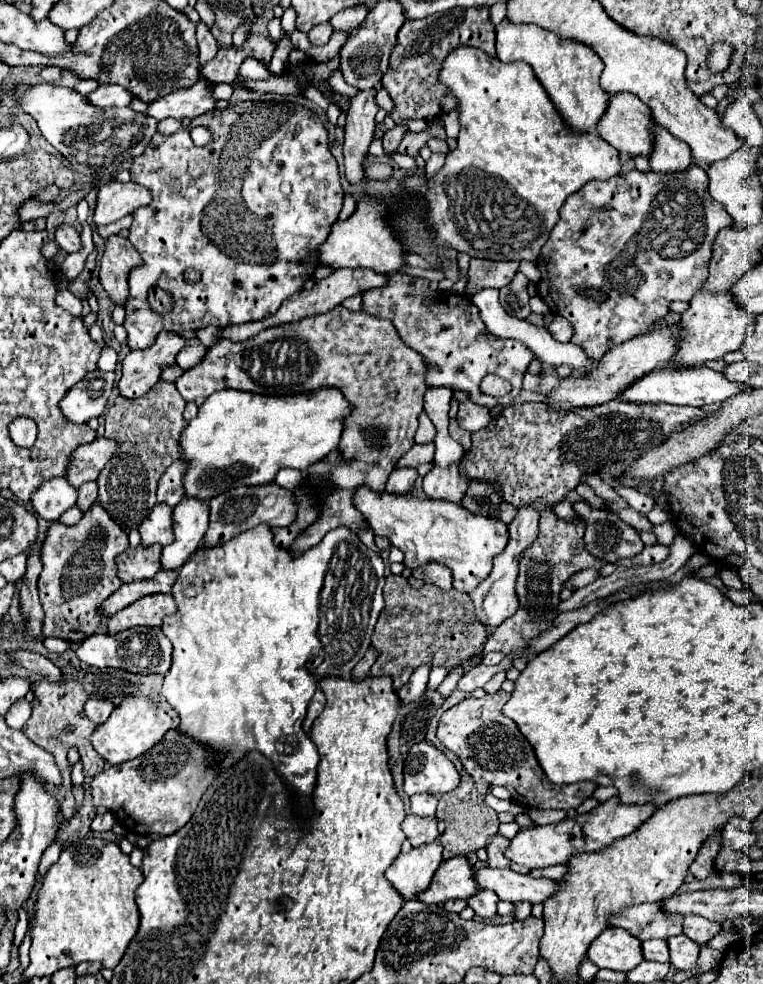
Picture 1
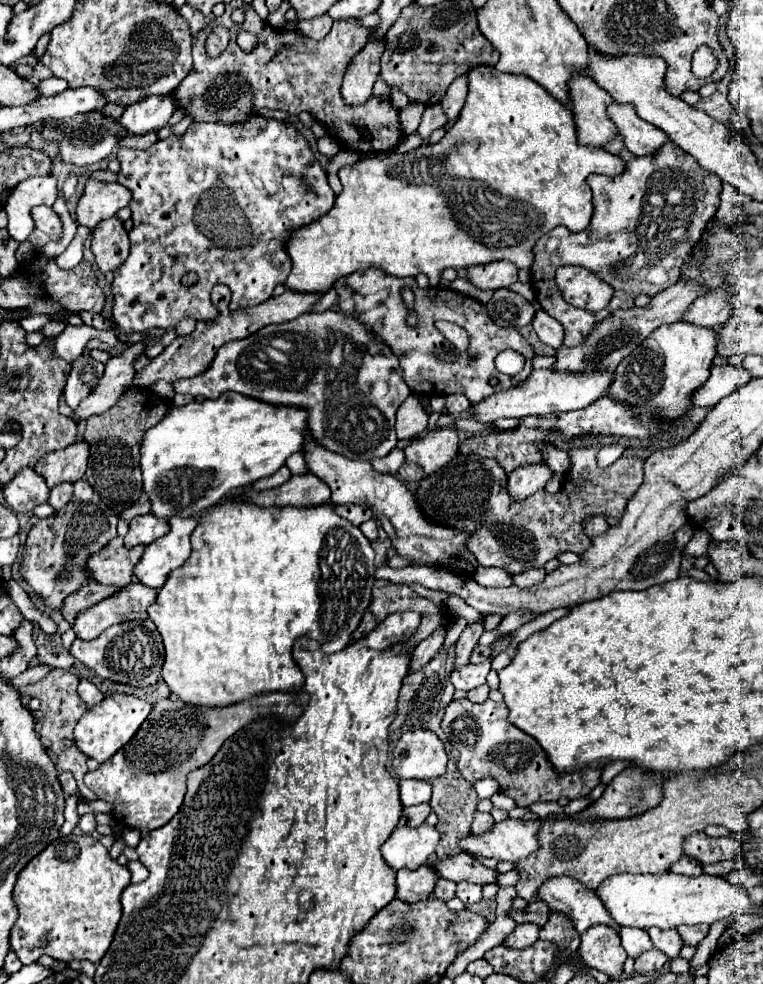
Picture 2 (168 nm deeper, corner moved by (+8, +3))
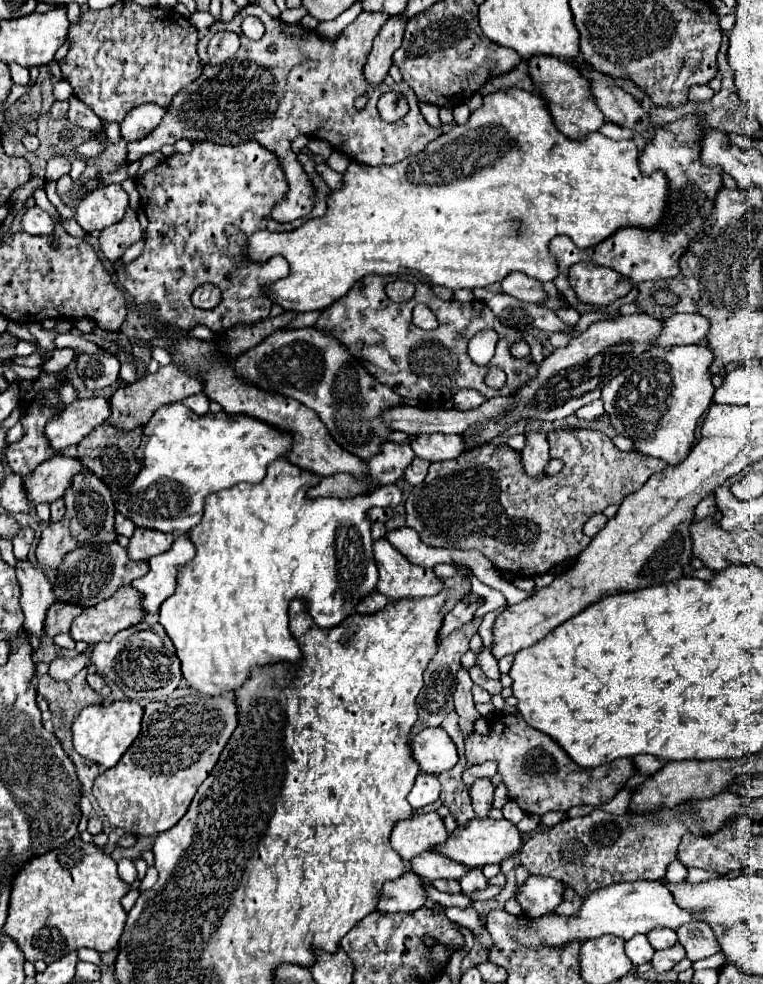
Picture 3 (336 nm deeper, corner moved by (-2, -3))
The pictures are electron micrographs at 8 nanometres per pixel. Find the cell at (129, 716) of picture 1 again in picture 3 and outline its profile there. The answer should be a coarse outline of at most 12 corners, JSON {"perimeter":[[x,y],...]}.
{"perimeter":[[86,706],[72,722],[76,752],[112,768],[140,734],[142,706]]}

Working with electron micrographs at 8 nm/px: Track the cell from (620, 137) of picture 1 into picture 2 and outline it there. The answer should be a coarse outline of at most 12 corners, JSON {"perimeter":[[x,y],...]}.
{"perimeter":[[590,76],[570,80],[578,142],[602,146],[616,136],[608,90]]}

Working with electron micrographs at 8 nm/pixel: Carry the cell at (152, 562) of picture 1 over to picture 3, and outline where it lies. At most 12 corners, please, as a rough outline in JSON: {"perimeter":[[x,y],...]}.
{"perimeter":[[118,542],[78,546],[52,584],[56,602],[96,606],[148,572]]}

